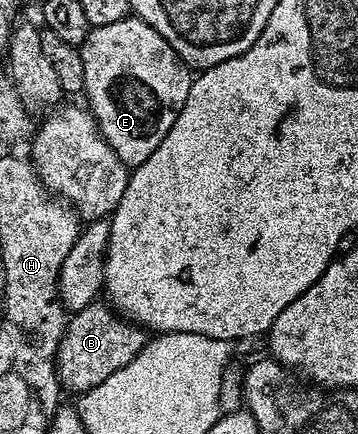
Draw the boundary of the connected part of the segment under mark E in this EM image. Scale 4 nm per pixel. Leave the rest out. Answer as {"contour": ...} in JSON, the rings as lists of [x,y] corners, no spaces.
{"contour":[[[129,17],[122,21],[114,21],[114,25],[102,25],[91,28],[80,48],[82,65],[86,69],[86,81],[84,82],[83,98],[86,106],[96,119],[98,129],[102,137],[118,153],[118,157],[129,169],[135,169],[162,145],[162,137],[170,133],[170,125],[174,125],[174,117],[186,105],[186,93],[190,93],[194,75],[187,63],[181,59],[180,54],[168,44],[166,37],[158,33],[146,21]]]}

